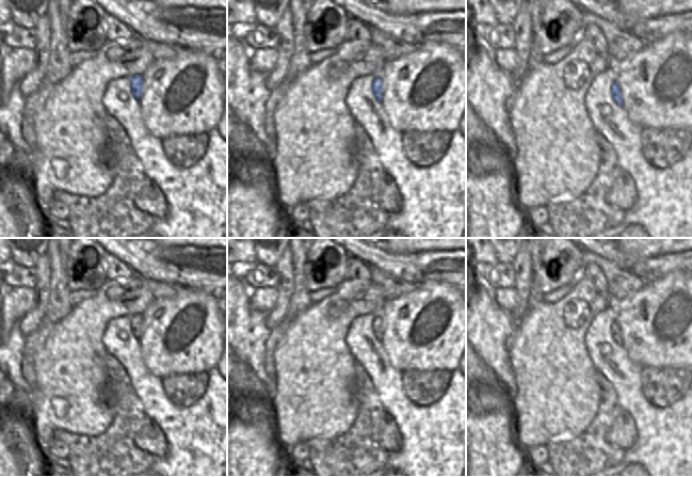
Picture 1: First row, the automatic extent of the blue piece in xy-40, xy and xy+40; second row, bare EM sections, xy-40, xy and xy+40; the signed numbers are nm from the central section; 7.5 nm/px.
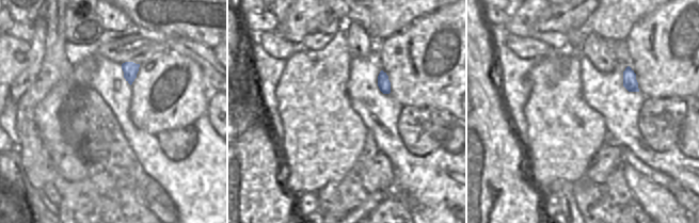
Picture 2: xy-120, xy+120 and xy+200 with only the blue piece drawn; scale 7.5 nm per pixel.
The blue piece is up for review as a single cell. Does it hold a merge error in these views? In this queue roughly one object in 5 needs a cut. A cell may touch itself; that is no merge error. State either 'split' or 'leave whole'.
leave whole

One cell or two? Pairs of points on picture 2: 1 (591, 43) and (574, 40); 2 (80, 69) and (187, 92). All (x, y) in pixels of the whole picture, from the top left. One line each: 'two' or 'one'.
1: two
2: two

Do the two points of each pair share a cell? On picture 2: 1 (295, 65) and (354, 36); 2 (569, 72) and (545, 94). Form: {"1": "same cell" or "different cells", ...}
{"1": "different cells", "2": "same cell"}

